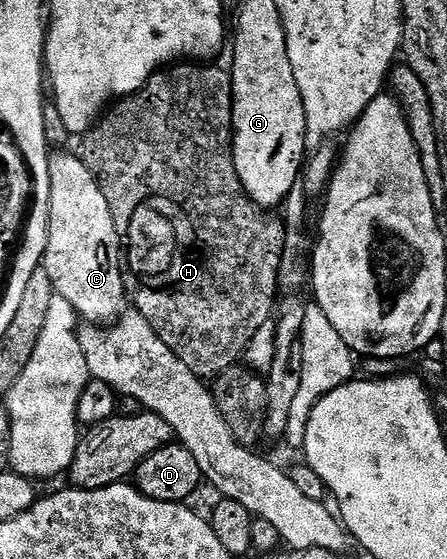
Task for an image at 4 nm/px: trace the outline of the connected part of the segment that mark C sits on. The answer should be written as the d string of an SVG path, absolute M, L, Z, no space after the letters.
M69 150L50 155L49 185L49 237L43 266L51 274L54 293L67 298L82 321L108 326L127 308L123 241L117 233L111 206L107 206L107 198L103 198L103 190L91 170L87 170L84 159L72 156Z

